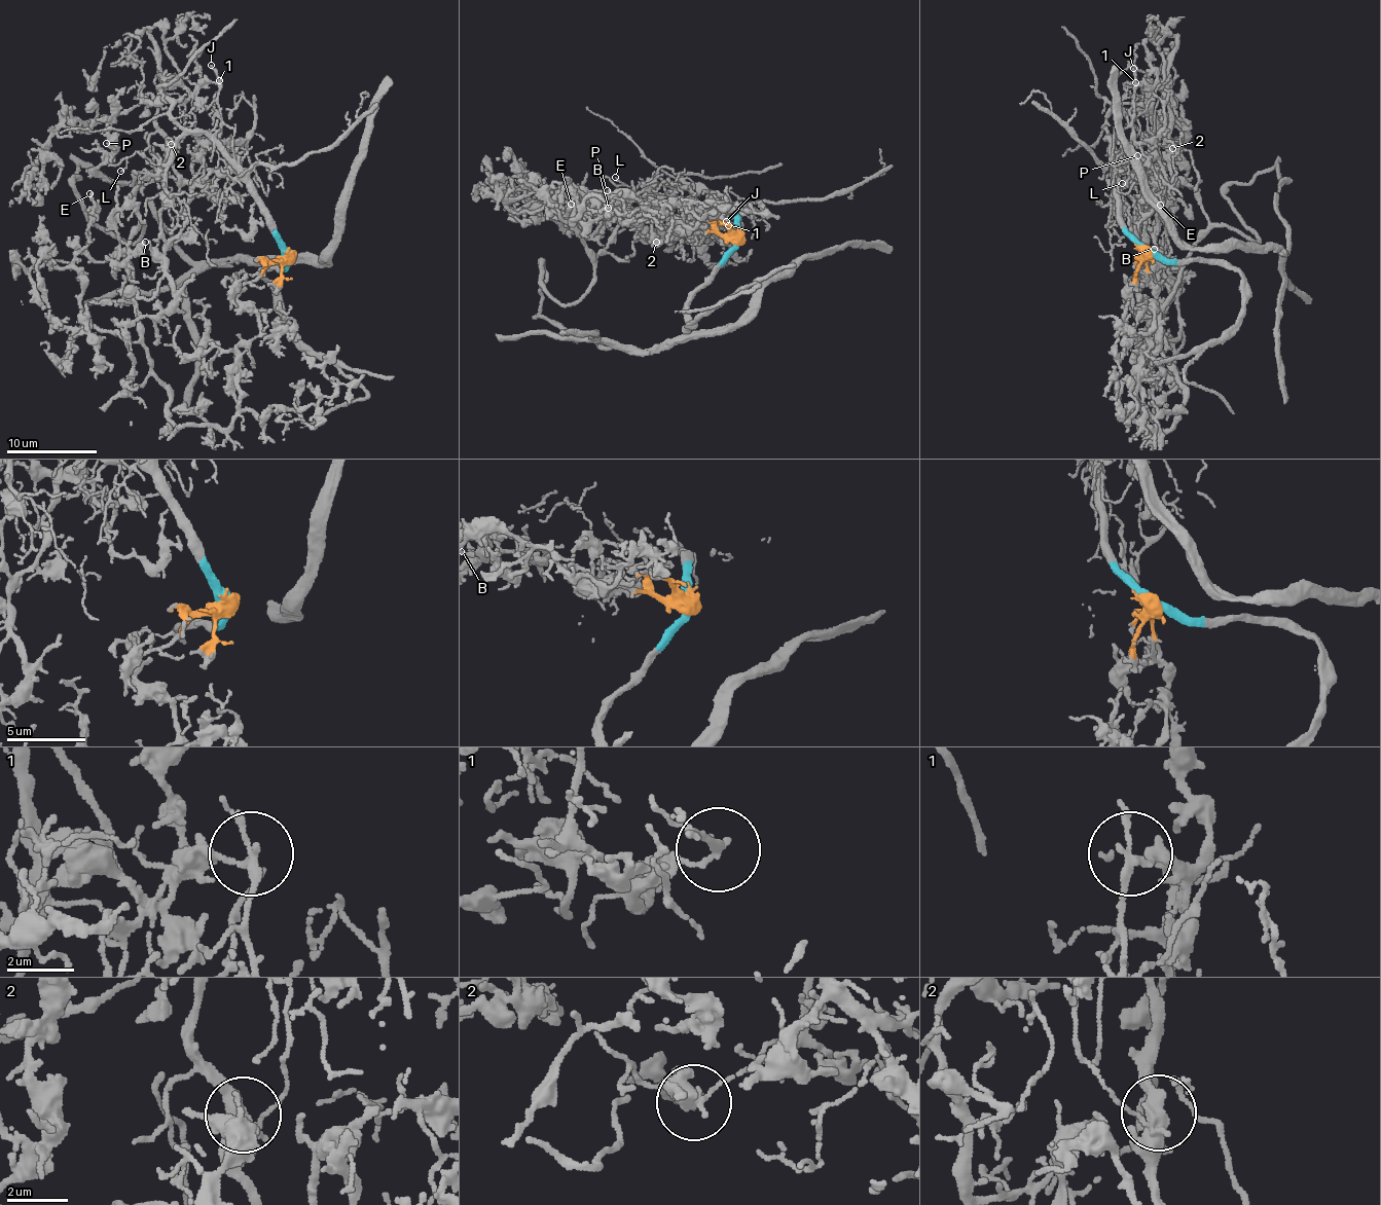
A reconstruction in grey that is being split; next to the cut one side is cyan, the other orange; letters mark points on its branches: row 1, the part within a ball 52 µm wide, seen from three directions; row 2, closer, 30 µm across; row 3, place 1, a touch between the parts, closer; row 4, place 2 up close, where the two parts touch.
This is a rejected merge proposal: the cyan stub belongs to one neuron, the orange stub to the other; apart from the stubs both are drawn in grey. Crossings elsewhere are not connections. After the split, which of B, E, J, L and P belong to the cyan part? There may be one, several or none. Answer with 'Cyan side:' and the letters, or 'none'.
Cyan side: J, L

